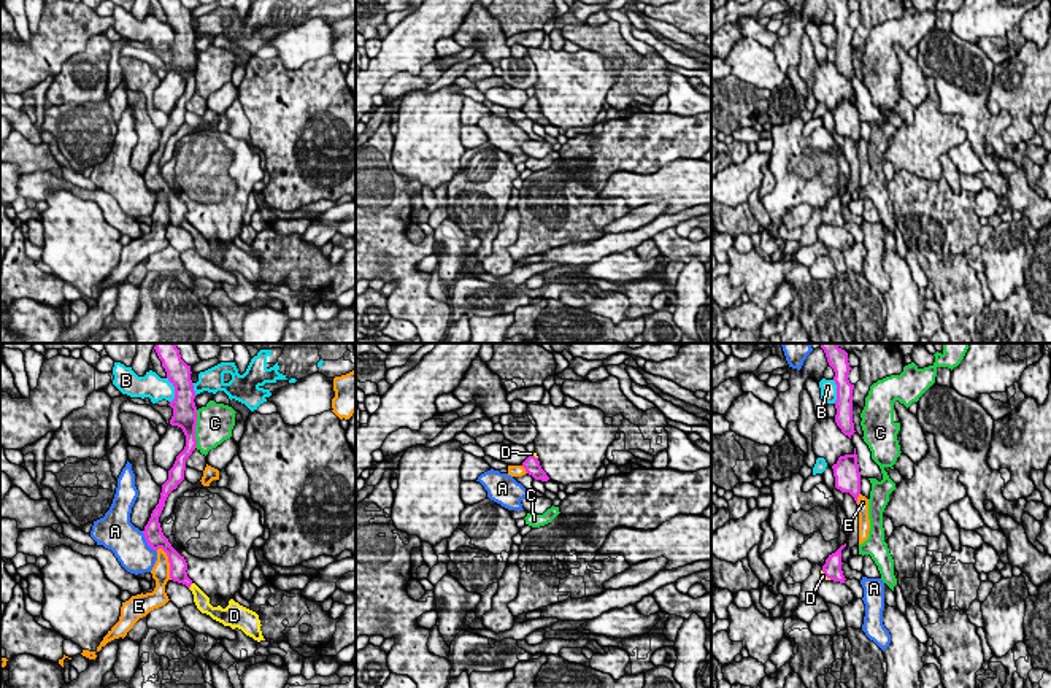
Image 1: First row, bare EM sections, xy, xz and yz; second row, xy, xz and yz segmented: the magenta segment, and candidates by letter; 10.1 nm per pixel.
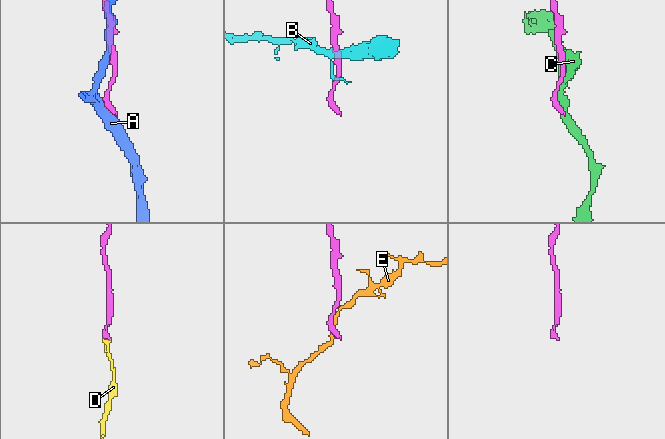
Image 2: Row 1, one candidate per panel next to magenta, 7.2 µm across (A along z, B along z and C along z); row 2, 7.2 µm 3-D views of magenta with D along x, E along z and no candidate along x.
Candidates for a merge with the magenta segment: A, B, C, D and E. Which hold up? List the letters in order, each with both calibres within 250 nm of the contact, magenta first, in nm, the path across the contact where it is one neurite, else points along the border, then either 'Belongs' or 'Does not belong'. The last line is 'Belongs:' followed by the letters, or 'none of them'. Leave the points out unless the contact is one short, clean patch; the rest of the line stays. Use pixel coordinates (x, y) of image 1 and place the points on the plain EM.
A: Thickness 190 nm (magenta) against 360 nm. Boundary: xy (142, 175), (146, 186), (156, 196). Does not belong
B: Thickness 260 nm (magenta) against 240 nm. Boundary: xy (167, 21), (173, 30), (173, 43), (170, 46). Does not belong
C: Thickness 260 nm (magenta) against 380 nm. Does not belong
D: Thickness 190 nm (magenta) against 160 nm. Path across: xy (178, 210), (178, 218), (189, 231), (202, 245). Belongs
E: Thickness 190 nm (magenta) against 190 nm. Does not belong
Belongs: D

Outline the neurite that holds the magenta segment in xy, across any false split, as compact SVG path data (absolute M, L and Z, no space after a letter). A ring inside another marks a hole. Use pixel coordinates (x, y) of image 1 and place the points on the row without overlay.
M159 0L162 11L167 16L168 25L175 30L175 43L168 48L173 52L173 60L170 64L171 70L183 73L186 79L186 91L176 100L173 111L168 114L168 124L162 129L162 137L159 148L151 157L148 168L144 170L144 183L152 194L162 192L170 207L170 222L173 226L186 229L192 238L197 253L202 257L210 259L213 264L230 270L232 273L238 272L246 280L260 286L265 284L260 275L259 259L233 243L229 245L229 249L222 253L221 249L213 251L210 242L187 221L187 207L164 180L159 160L165 151L168 138L178 132L184 124L186 103L192 99L197 91L195 84L195 70L197 70L197 51L195 51L195 35L191 24L191 10L187 10L181 0Z

